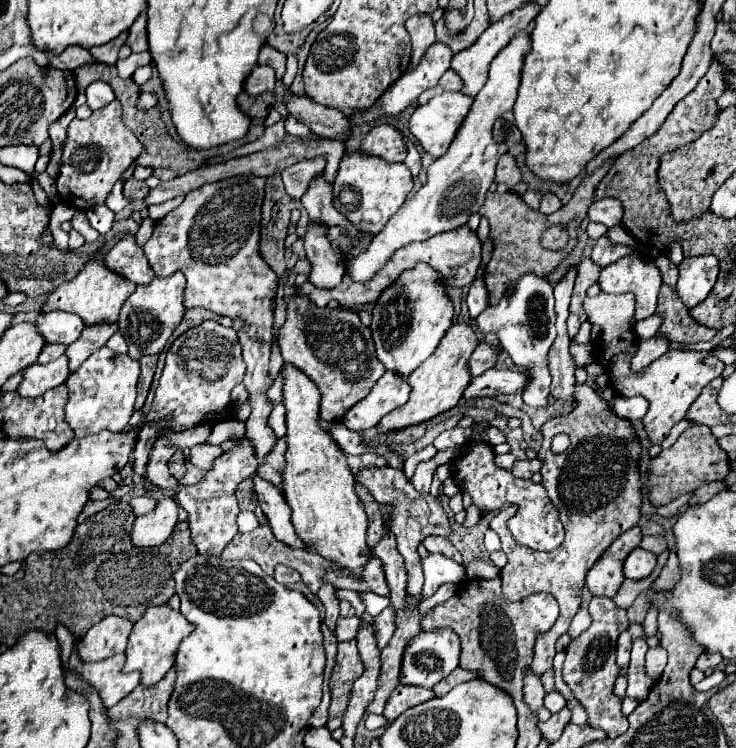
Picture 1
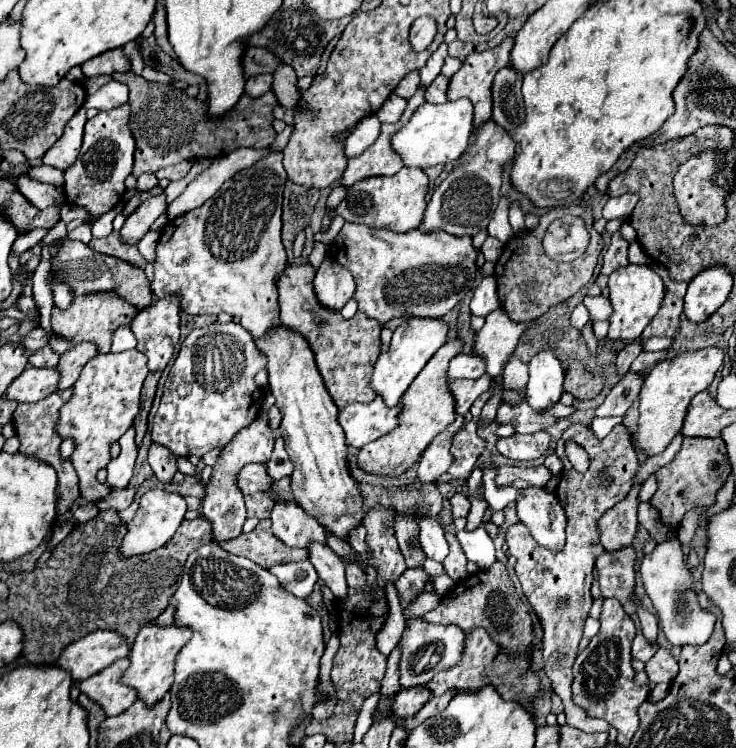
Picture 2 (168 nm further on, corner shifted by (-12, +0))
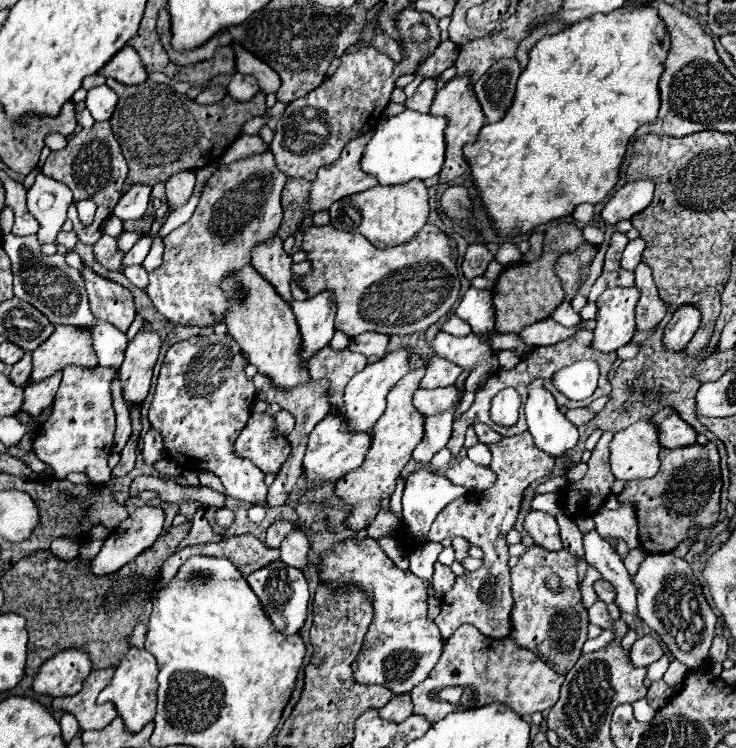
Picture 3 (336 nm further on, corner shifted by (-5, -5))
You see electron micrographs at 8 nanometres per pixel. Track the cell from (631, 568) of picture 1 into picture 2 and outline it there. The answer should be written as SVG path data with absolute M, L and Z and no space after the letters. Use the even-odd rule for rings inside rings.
M678 539L662 541L656 545L656 549L650 555L644 555L640 565L640 575L644 589L648 597L652 599L652 605L656 609L656 615L660 619L660 625L672 645L686 647L686 645L704 645L716 623L716 615L710 611L704 611L698 605L694 581L690 569L684 563L682 545Z

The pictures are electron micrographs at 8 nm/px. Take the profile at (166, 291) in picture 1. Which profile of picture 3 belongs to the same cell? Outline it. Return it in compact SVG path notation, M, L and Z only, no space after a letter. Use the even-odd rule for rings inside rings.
M145 326L129 342L125 350L125 360L119 368L119 378L123 386L123 398L127 402L143 402L149 394L153 366L157 364L161 352L161 338L151 328Z

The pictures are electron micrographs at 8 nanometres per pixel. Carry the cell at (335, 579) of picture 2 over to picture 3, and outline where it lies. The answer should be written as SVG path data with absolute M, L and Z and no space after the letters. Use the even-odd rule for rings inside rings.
M293 530L281 544L281 560L287 566L295 568L305 568L307 566L307 556L309 556L309 540L301 530Z

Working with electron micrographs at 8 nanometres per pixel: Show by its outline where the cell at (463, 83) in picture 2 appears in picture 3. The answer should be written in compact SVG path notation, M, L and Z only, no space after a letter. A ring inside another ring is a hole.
M455 76L441 90L437 90L433 106L431 106L431 114L435 114L435 116L447 116L449 118L449 126L445 130L447 152L445 152L443 170L439 172L439 182L451 182L451 180L455 180L457 176L461 176L469 168L469 160L463 154L463 146L465 144L473 144L473 140L477 140L477 134L479 134L481 126L485 124L485 116L481 112L479 100L477 100L477 96L473 92L473 80L471 80L471 76Z

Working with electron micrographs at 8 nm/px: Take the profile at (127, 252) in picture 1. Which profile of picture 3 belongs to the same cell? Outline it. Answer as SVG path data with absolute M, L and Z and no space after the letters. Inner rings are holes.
M85 264L81 268L81 278L85 280L93 316L97 316L99 320L111 322L121 332L127 332L127 328L131 326L135 318L133 294L125 286L95 274Z

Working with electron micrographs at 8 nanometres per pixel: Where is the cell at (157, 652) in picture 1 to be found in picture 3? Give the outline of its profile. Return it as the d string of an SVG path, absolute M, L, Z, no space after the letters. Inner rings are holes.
M133 646L117 666L111 684L97 698L99 704L107 700L115 704L119 716L125 720L125 726L131 732L137 732L147 722L151 722L155 718L155 708L157 708L157 660L153 660L153 654L145 652L145 648Z

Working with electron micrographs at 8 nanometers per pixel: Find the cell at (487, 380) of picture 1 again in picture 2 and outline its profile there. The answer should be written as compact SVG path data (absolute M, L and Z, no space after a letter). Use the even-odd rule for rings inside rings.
M482 375L478 379L452 379L448 383L448 389L454 397L454 411L456 415L466 415L468 409L472 407L472 403L484 393L488 391L492 379L488 379L488 375Z

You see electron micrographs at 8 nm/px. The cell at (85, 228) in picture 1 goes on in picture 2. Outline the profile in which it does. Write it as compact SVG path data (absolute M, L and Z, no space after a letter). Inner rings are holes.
M118 205L116 209L112 209L112 211L108 211L106 215L102 215L102 217L92 225L92 235L94 235L94 237L106 237L108 233L112 233L112 221L114 221L114 217L116 217L120 211L122 211L122 205Z

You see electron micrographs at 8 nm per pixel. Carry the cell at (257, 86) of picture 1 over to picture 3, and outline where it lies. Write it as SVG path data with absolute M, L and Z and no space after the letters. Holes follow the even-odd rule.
M235 72L229 86L227 86L227 92L231 98L239 100L239 102L247 102L251 100L255 94L257 94L259 86L257 86L257 80L253 76L247 76L247 74L239 74Z

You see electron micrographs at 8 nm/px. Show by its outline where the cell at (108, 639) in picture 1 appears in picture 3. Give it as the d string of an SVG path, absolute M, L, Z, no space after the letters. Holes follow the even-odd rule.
M63 650L49 658L33 680L33 690L49 696L73 696L81 690L81 684L91 674L93 664L89 654L79 650Z

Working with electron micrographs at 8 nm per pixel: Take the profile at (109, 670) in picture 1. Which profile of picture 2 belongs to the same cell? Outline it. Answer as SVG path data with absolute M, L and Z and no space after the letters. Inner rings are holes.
M122 657L104 671L80 681L80 691L88 695L96 705L100 705L106 717L120 715L136 701L136 691L120 683L120 677L128 669L128 663L130 659Z

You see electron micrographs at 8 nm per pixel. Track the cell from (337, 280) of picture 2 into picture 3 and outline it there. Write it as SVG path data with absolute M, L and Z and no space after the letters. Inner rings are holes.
M319 292L317 296L311 296L303 302L293 300L291 308L301 330L303 356L305 360L309 360L333 338L337 302L333 300L333 292Z

